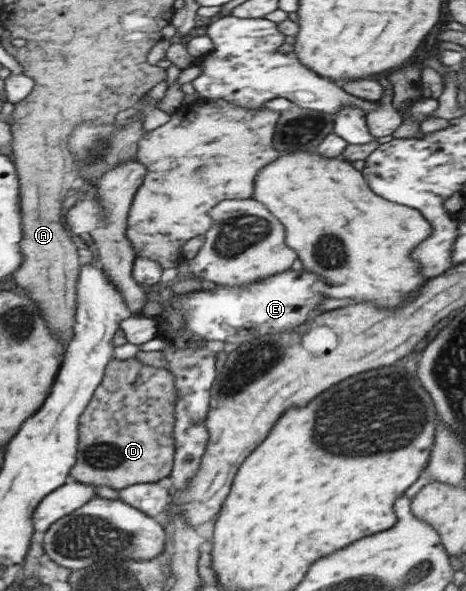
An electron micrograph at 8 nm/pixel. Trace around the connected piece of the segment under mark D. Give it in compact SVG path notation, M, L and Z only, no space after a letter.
M127 357L126 360L113 358L106 365L102 382L79 417L77 461L69 475L81 483L112 486L120 491L126 486L155 483L169 476L173 469L176 450L173 428L176 422L175 404L177 400L175 376L170 369L148 366L136 357Z

